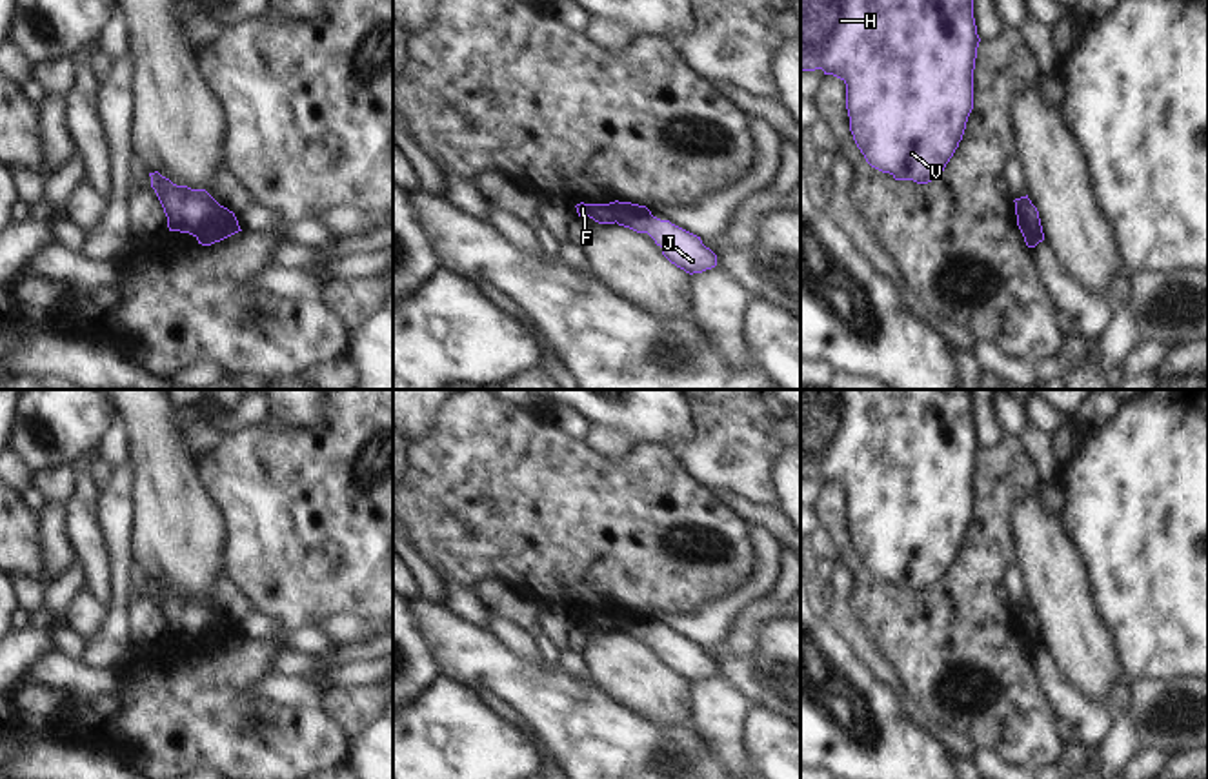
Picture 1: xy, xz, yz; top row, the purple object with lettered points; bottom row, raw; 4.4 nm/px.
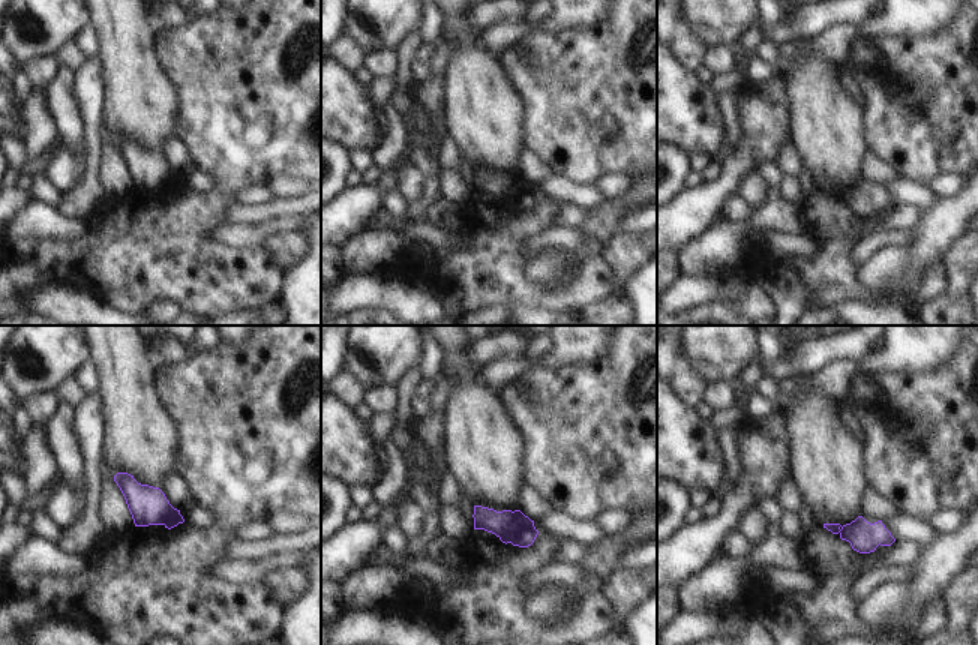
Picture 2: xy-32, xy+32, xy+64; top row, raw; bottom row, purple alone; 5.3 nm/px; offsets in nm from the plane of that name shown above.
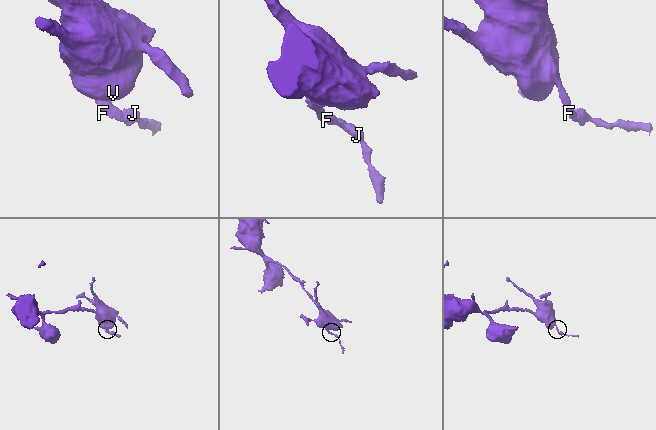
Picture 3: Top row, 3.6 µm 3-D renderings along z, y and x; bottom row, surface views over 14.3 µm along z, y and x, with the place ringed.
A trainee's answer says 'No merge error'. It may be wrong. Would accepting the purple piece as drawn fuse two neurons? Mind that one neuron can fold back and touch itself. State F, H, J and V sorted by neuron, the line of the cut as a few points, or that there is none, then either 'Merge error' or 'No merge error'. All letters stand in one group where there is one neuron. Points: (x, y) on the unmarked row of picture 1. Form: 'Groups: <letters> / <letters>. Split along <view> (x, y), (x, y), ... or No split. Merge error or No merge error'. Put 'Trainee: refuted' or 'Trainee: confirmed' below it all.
Groups: F H V / J. Split along xy (221, 614), (217, 634), (204, 637), (197, 645). Merge error
Trainee: refuted

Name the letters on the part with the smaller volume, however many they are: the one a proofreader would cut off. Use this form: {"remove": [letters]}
{"remove": ["J"]}

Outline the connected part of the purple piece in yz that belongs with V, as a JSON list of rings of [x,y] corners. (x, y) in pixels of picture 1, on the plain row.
[[[800,390],[800,479],[822,477],[846,491],[857,555],[895,588],[928,592],[953,564],[973,517],[979,450],[970,390]]]

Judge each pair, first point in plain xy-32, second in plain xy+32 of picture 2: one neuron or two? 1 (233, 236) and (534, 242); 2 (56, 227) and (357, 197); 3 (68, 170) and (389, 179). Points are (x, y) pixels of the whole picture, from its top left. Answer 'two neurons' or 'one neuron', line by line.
1: one neuron
2: two neurons
3: two neurons

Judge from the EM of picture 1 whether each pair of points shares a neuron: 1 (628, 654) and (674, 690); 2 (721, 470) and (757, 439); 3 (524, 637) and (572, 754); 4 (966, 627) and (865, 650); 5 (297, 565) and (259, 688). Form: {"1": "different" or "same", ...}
{"1": "same", "2": "same", "3": "different", "4": "different", "5": "different"}

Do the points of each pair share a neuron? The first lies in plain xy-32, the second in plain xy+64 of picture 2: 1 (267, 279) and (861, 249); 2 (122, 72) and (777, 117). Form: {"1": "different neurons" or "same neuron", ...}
{"1": "different neurons", "2": "different neurons"}

